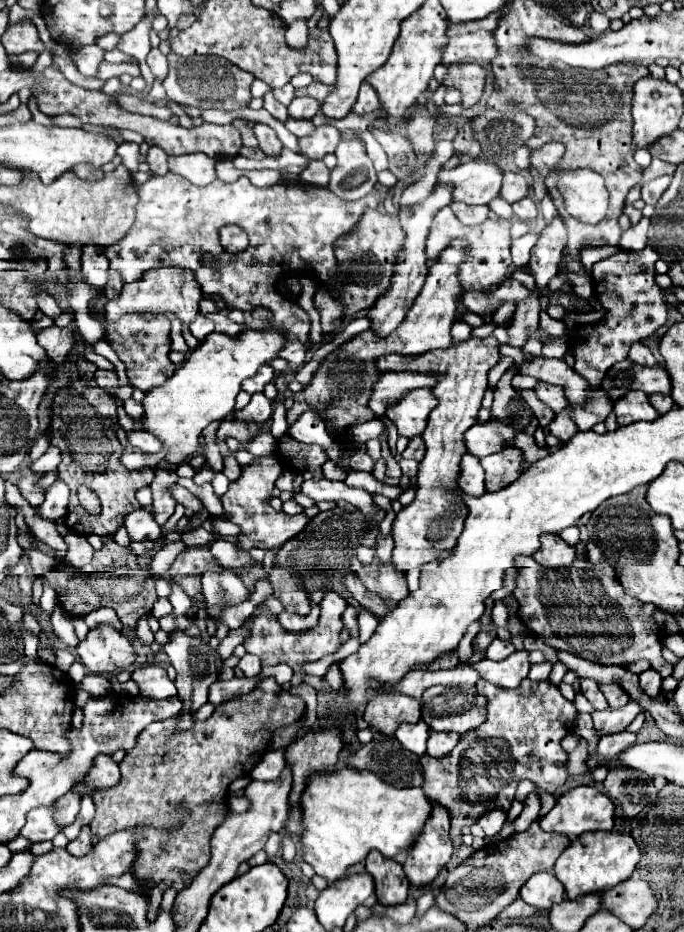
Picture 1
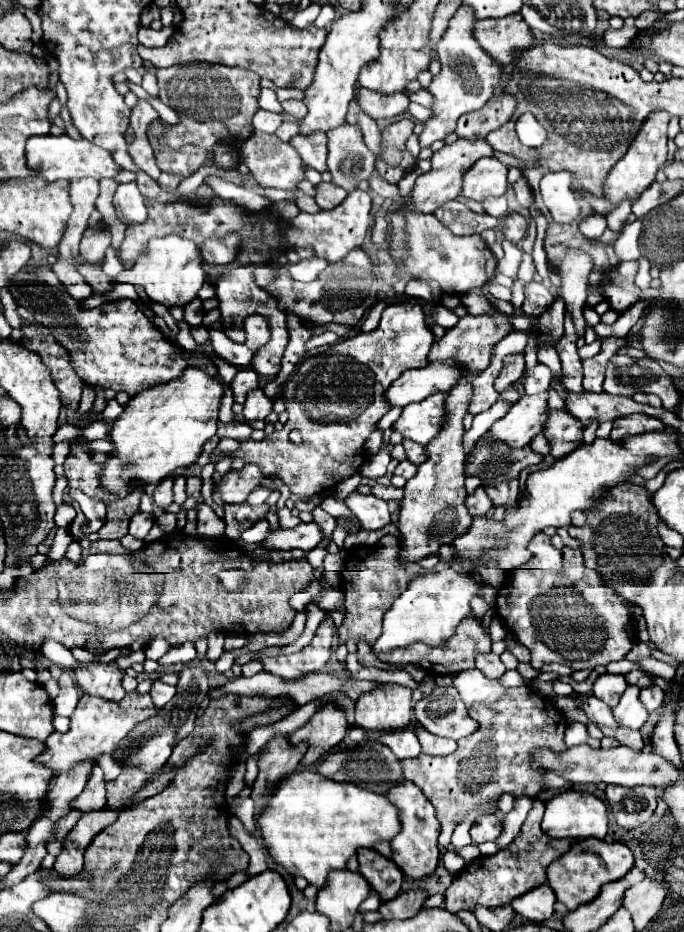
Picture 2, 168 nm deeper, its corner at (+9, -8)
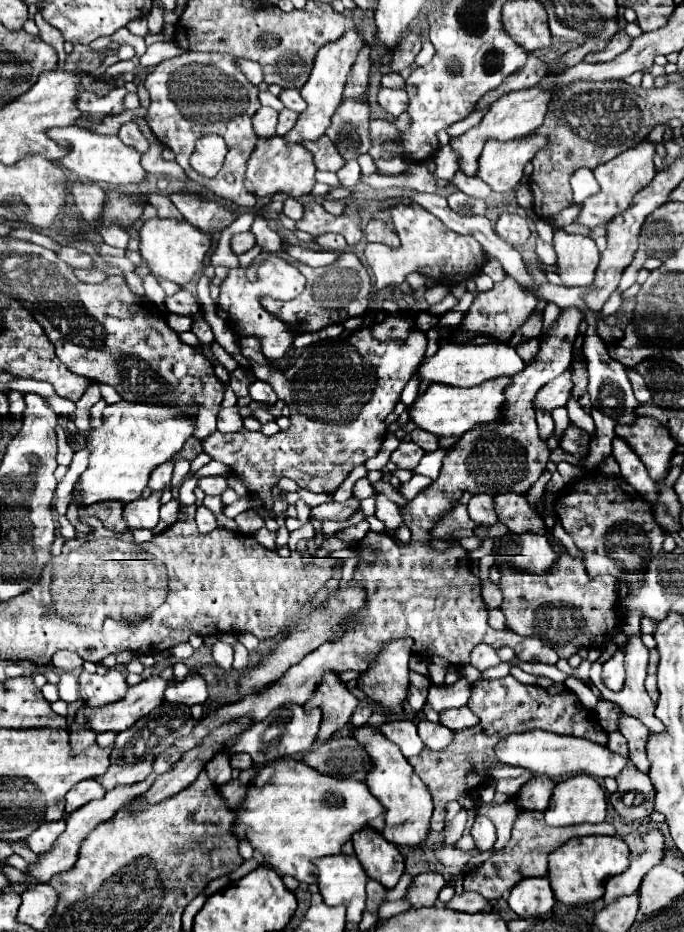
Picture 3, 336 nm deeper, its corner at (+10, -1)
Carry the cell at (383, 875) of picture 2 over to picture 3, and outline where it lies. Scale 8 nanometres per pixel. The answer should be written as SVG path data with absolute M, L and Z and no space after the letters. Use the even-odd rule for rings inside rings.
M363 827L353 835L351 841L365 873L387 889L393 889L405 871L403 855L397 845L383 839L383 835L373 827Z

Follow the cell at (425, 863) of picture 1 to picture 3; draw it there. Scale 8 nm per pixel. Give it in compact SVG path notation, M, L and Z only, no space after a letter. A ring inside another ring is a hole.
M361 725L351 731L351 737L357 739L361 747L371 757L371 771L367 773L367 787L369 791L379 799L379 803L385 807L385 829L383 837L395 845L407 845L407 847L417 847L419 843L425 841L429 833L429 819L433 813L433 803L431 803L431 793L427 787L421 783L421 779L415 775L413 767L407 763L399 747L385 739L385 735L371 727L371 725Z

